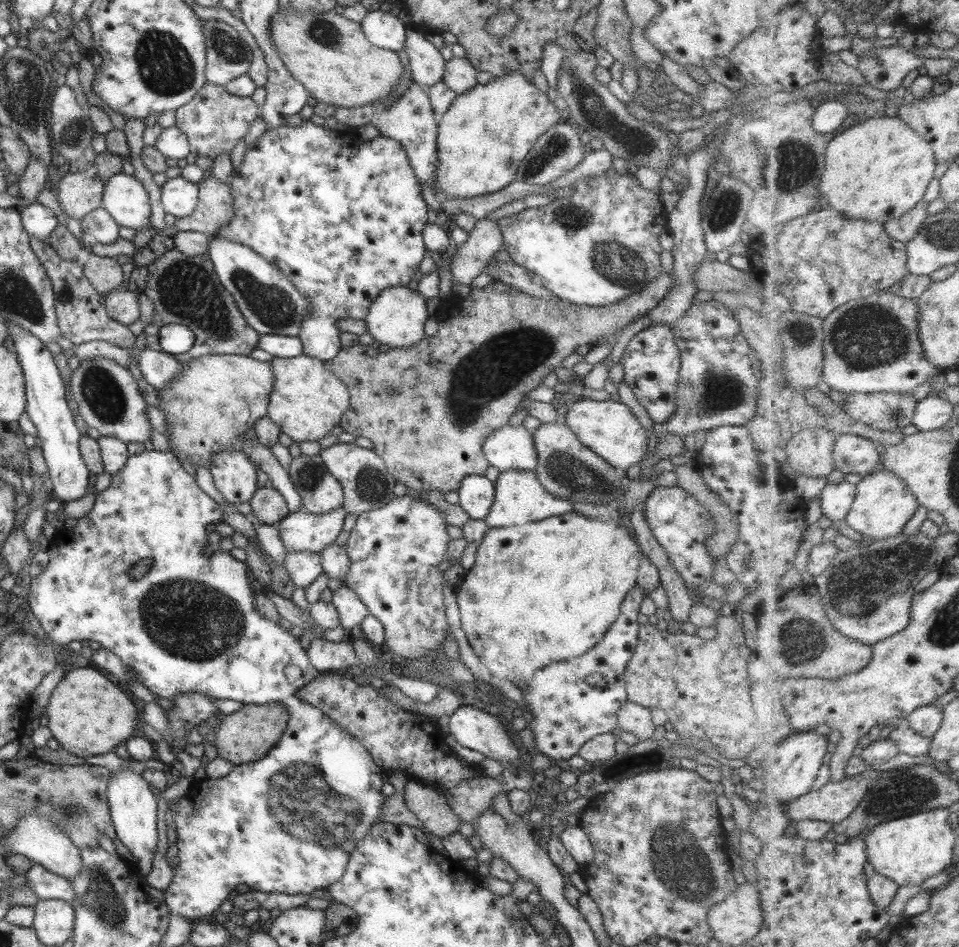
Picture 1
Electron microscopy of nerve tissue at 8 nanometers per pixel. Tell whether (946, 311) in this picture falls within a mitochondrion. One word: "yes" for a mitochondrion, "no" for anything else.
no

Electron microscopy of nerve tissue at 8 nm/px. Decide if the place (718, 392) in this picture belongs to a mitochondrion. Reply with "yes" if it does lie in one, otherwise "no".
yes

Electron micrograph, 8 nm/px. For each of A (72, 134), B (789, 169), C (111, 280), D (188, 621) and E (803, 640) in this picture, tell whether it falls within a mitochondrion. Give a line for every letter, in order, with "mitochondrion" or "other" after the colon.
A: mitochondrion
B: mitochondrion
C: other
D: mitochondrion
E: mitochondrion

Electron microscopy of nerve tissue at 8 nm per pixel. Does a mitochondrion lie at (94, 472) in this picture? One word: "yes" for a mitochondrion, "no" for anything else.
no

